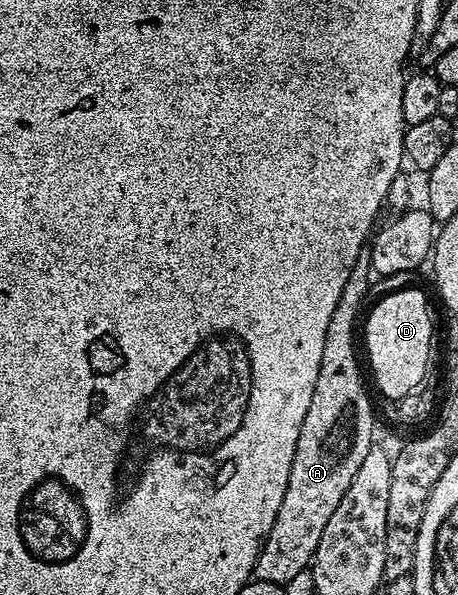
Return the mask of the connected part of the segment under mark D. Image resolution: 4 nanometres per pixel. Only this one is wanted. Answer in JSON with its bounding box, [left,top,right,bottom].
[364,287,434,401]

